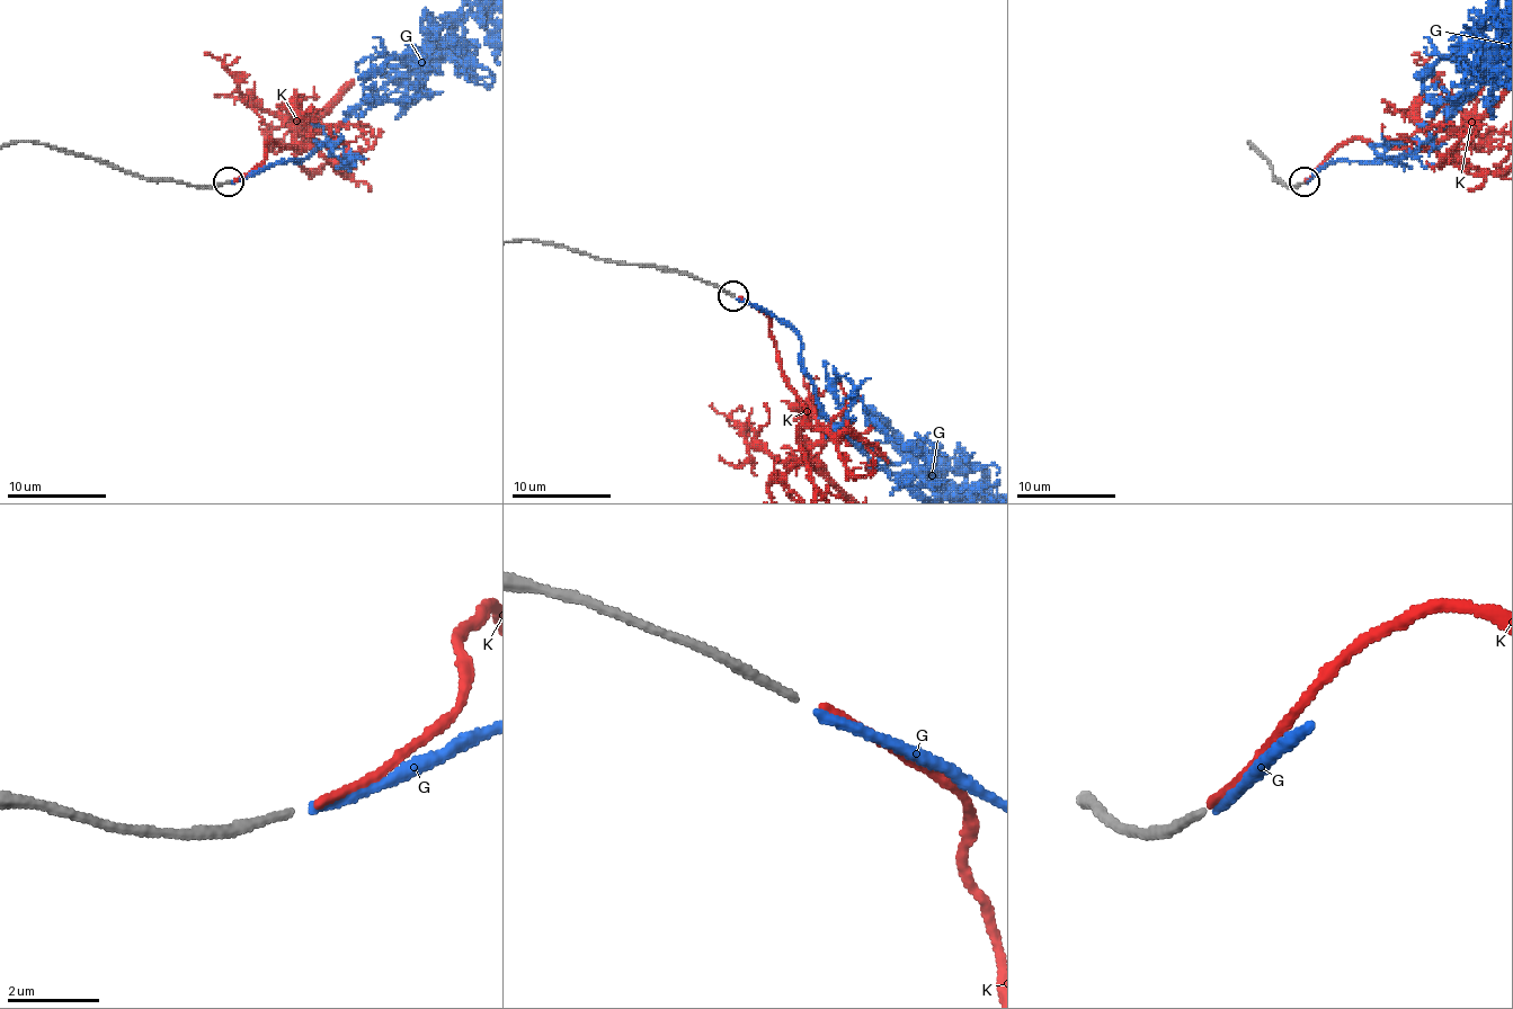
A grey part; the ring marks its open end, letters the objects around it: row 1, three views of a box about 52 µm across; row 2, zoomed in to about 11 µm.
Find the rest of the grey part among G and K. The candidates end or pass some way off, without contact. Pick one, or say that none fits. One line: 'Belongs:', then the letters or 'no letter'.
Belongs: K

